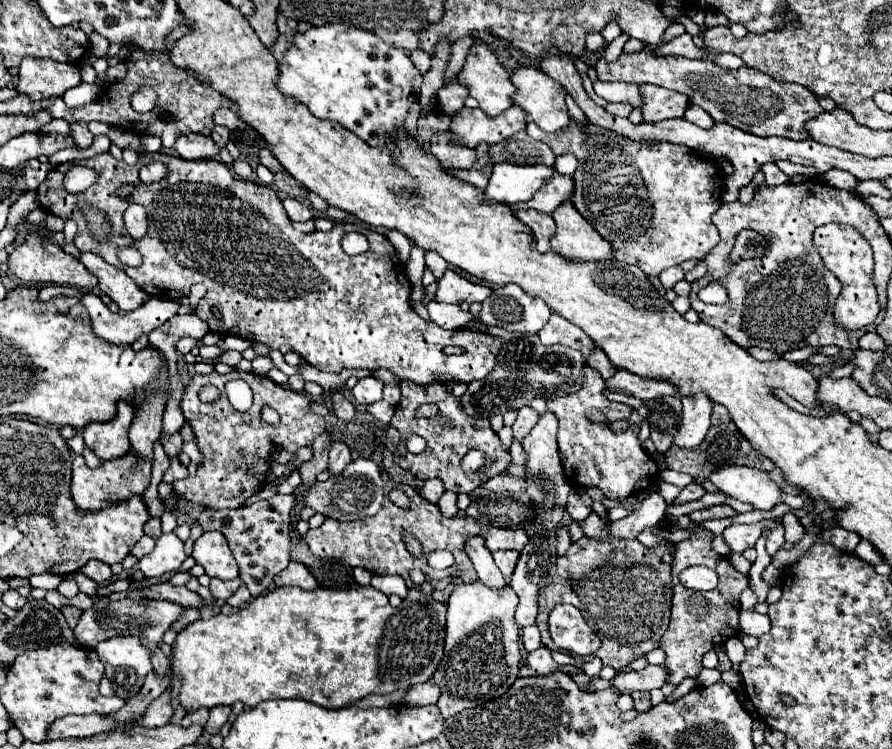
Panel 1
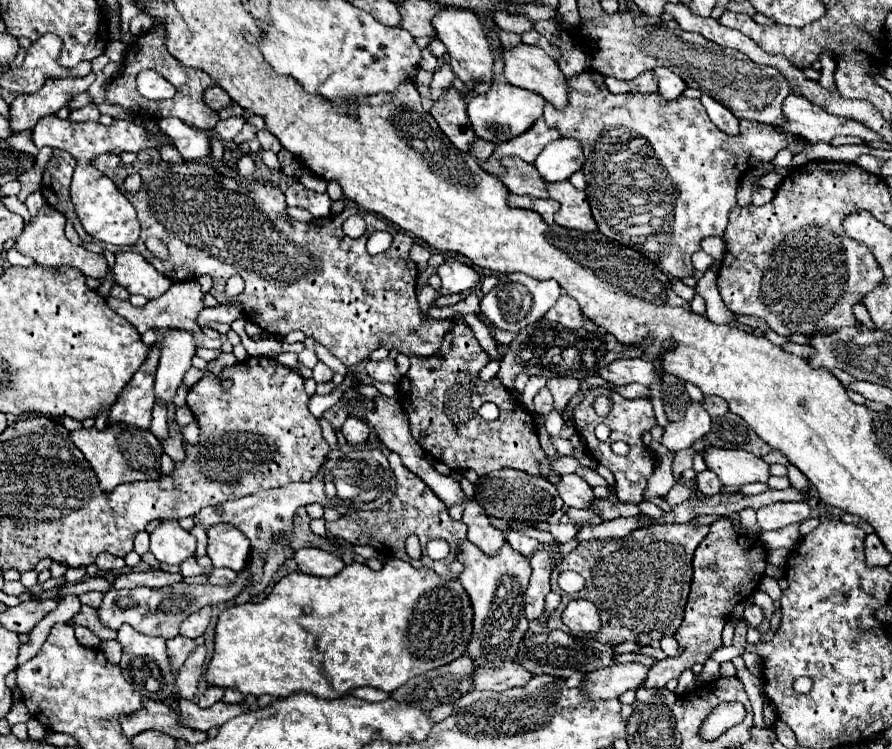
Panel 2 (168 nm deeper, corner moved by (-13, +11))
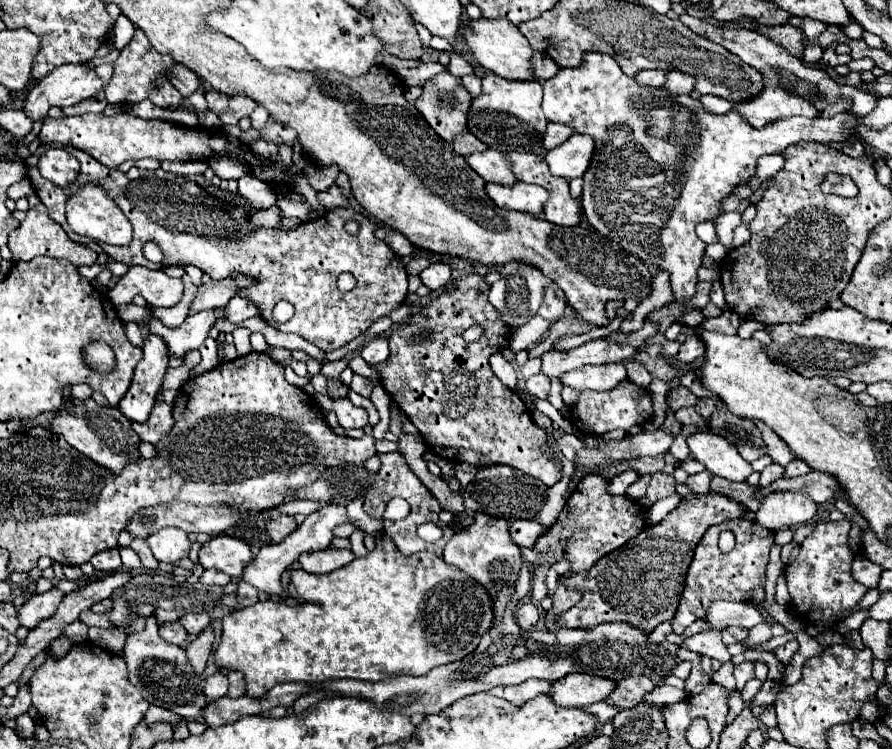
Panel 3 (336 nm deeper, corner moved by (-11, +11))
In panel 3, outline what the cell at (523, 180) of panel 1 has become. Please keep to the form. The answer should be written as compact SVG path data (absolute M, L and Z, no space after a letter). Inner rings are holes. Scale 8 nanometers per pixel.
M572 134L564 144L560 144L554 150L548 150L546 162L554 176L572 180L586 172L592 154L594 154L594 138L586 134Z

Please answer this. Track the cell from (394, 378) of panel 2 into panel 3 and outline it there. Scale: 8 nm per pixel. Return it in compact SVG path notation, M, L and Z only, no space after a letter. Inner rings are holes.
M374 338L370 342L364 344L360 356L368 362L368 364L378 364L384 362L388 358L388 340L386 338Z

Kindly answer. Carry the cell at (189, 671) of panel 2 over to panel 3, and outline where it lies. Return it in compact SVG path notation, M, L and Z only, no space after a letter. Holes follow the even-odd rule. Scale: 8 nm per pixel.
M208 624L208 626L204 628L204 632L198 634L198 638L186 648L188 660L190 660L190 664L196 668L198 674L202 674L204 668L206 668L206 662L208 662L210 652L212 652L212 644L214 644L214 630L212 630L212 626Z

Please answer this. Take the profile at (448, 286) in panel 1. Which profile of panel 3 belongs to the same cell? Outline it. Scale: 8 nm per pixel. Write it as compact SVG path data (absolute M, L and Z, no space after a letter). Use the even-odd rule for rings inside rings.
M438 262L438 264L430 264L426 270L422 270L420 274L420 280L424 286L428 286L430 290L434 292L440 292L444 290L450 280L452 280L452 272L450 272L450 266L444 264L444 262Z

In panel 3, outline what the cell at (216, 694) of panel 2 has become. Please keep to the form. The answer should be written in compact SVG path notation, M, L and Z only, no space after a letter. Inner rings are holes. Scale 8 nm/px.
M216 672L212 676L206 678L206 686L204 686L204 694L208 700L216 700L226 696L228 692L228 678L224 672Z

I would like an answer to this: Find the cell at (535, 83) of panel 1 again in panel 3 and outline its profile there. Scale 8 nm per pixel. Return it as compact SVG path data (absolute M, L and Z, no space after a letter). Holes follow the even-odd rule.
M478 18L478 20L466 20L462 28L462 38L468 44L470 54L476 58L476 62L506 78L506 80L534 80L532 68L530 68L530 56L532 48L528 40L522 36L522 32L508 20L496 20L496 18Z

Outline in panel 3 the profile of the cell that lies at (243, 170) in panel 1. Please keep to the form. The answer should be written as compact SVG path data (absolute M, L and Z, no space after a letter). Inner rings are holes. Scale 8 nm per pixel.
M246 174L244 178L238 180L238 194L254 210L266 210L266 208L276 204L274 190L266 182L262 182L250 174Z

